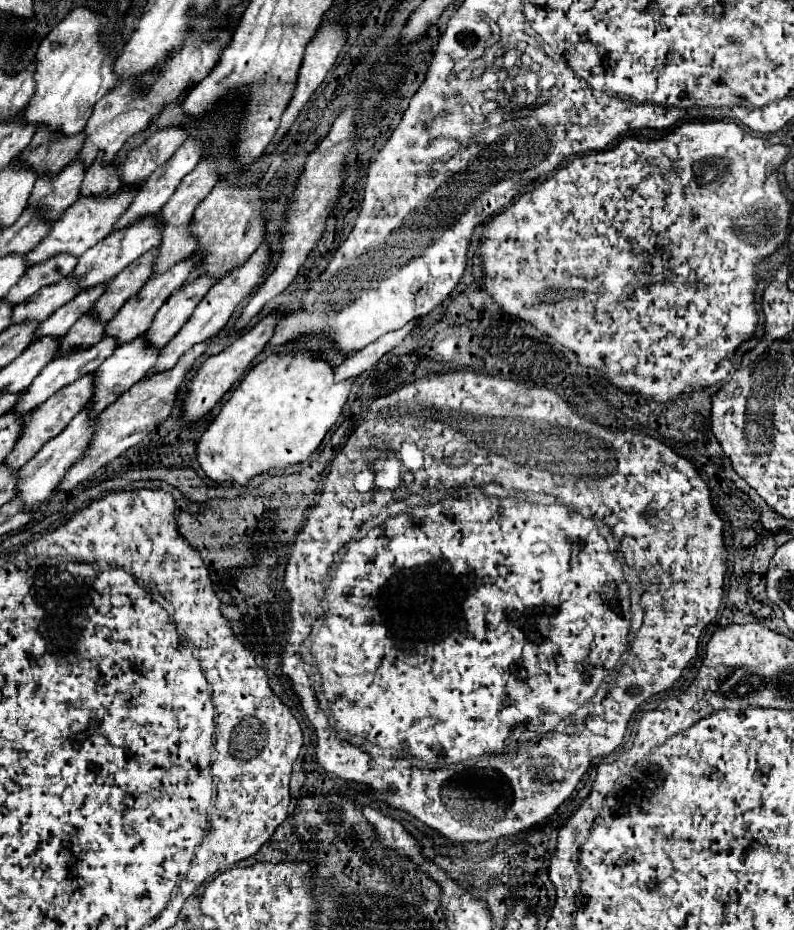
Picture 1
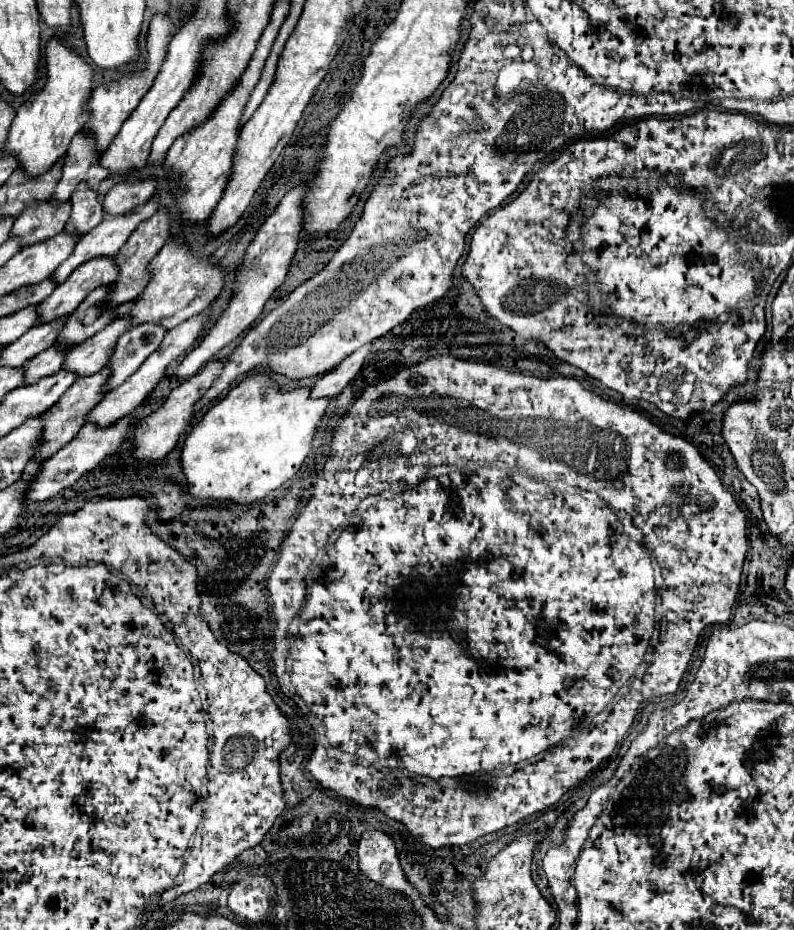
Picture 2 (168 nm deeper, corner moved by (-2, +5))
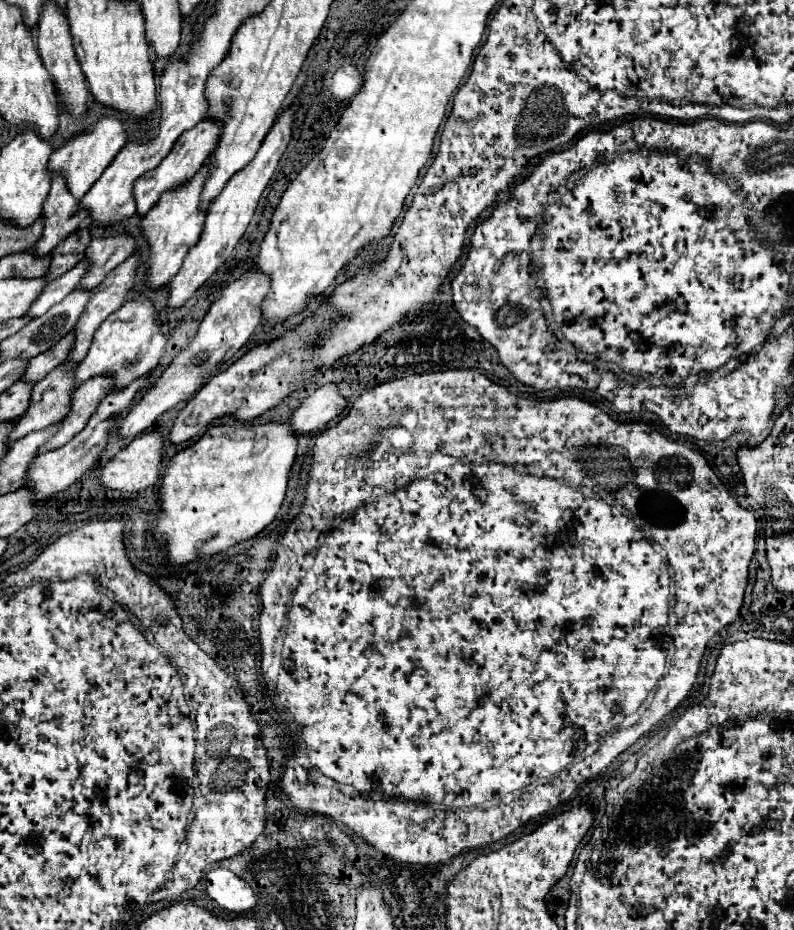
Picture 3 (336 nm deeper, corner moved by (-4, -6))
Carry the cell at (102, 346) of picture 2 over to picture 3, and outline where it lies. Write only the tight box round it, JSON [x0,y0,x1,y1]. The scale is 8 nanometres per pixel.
[9,364,75,442]

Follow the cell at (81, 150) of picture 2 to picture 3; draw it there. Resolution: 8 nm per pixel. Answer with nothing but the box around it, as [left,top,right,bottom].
[33,176,87,258]

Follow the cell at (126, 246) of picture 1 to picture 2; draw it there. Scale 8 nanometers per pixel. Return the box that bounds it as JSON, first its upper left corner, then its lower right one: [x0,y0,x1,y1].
[39,257,117,323]

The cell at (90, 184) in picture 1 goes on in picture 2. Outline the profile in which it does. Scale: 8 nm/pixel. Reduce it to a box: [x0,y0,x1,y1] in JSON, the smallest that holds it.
[65,185,105,235]

